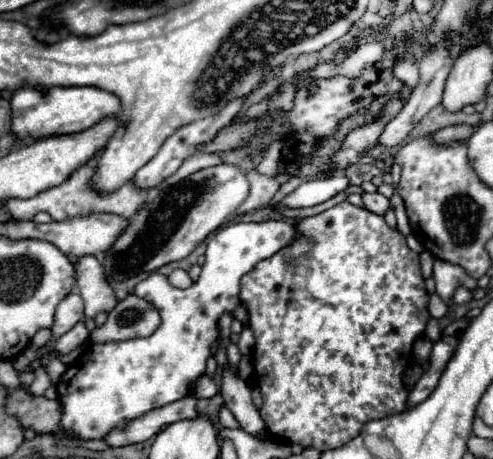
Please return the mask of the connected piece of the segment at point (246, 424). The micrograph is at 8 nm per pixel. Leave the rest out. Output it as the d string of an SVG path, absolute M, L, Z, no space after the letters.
M224 368L222 370L222 390L220 390L226 408L236 416L242 430L246 430L252 436L260 436L266 426L260 418L258 408L252 404L250 388L248 384L238 376L236 368Z

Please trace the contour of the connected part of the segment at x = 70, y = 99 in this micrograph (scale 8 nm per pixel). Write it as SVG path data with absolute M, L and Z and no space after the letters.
M72 86L72 88L52 88L48 96L40 96L36 88L20 88L20 92L14 92L10 106L12 106L10 134L18 140L26 140L26 138L36 140L44 136L72 134L72 132L86 130L104 116L116 116L122 104L120 104L120 98L100 88Z

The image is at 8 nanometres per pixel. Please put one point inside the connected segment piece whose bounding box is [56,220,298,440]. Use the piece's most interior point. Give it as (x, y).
(110, 384)

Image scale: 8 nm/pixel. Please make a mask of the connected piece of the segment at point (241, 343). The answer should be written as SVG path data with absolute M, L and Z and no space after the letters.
M244 328L242 334L240 334L240 340L238 340L238 348L240 348L242 354L250 354L252 352L252 346L254 346L252 330L250 328Z

